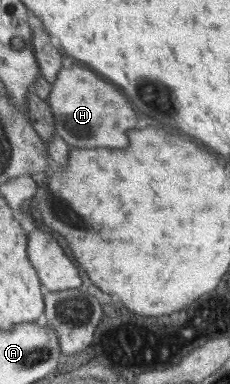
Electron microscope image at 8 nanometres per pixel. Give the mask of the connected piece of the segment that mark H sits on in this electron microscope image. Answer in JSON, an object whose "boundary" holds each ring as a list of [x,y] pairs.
{"boundary":[[[67,67],[59,71],[47,101],[52,115],[57,117],[57,131],[75,147],[127,147],[129,127],[135,125],[135,113],[129,107],[129,97],[122,89],[103,81],[95,71]]]}

